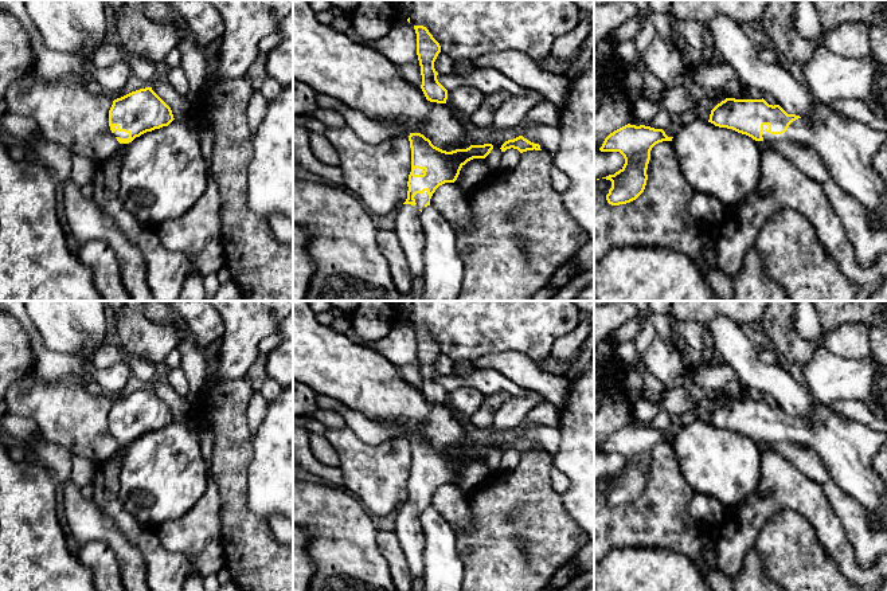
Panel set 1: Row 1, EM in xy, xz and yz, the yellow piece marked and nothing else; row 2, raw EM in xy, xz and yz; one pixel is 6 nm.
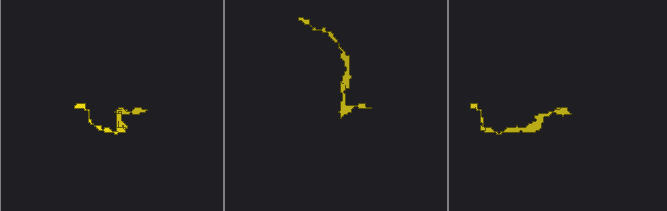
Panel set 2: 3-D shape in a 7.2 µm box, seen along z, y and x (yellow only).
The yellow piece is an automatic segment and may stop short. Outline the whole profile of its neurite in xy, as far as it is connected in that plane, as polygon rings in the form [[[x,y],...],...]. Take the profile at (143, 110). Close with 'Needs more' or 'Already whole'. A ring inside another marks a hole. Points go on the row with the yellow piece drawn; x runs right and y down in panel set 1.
[[[152,87],[114,99],[109,110],[110,130],[122,146],[146,132],[168,126],[173,120],[171,107]]]. Needs more

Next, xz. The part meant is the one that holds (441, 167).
[[[410,133],[411,172],[407,181],[407,199],[396,211],[395,230],[403,248],[413,279],[423,275],[425,234],[419,215],[430,206],[435,189],[454,183],[461,168],[473,158],[485,158],[492,144],[470,145],[466,149],[442,150],[421,133]]]. Needs more

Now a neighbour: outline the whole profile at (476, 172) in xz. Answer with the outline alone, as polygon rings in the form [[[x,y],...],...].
[[[473,158],[462,165],[454,184],[460,187],[465,196],[470,196],[478,187],[487,183],[493,171],[485,158]]]

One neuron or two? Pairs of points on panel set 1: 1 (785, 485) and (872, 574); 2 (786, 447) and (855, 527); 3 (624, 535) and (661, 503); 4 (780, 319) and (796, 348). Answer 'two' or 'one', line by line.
1: one
2: one
3: one
4: one

